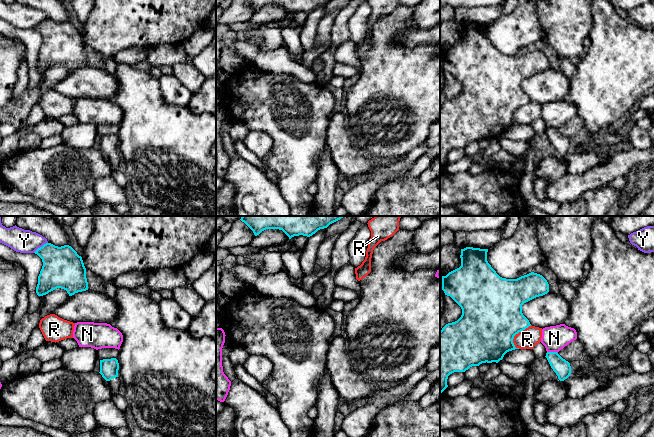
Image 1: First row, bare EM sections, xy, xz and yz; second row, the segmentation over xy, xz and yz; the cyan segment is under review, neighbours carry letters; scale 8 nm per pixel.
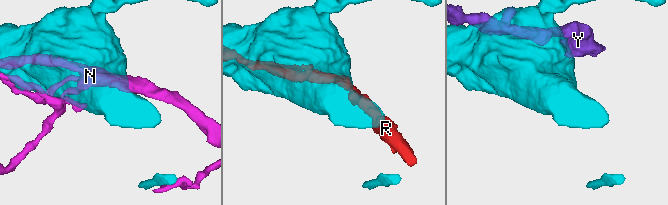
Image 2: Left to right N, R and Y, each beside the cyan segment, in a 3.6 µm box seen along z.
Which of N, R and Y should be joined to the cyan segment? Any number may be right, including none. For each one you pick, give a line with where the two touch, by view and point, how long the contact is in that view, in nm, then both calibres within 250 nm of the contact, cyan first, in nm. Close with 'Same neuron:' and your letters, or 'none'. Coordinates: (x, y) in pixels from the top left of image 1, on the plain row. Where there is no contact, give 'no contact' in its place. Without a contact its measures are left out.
Same neuron: none

